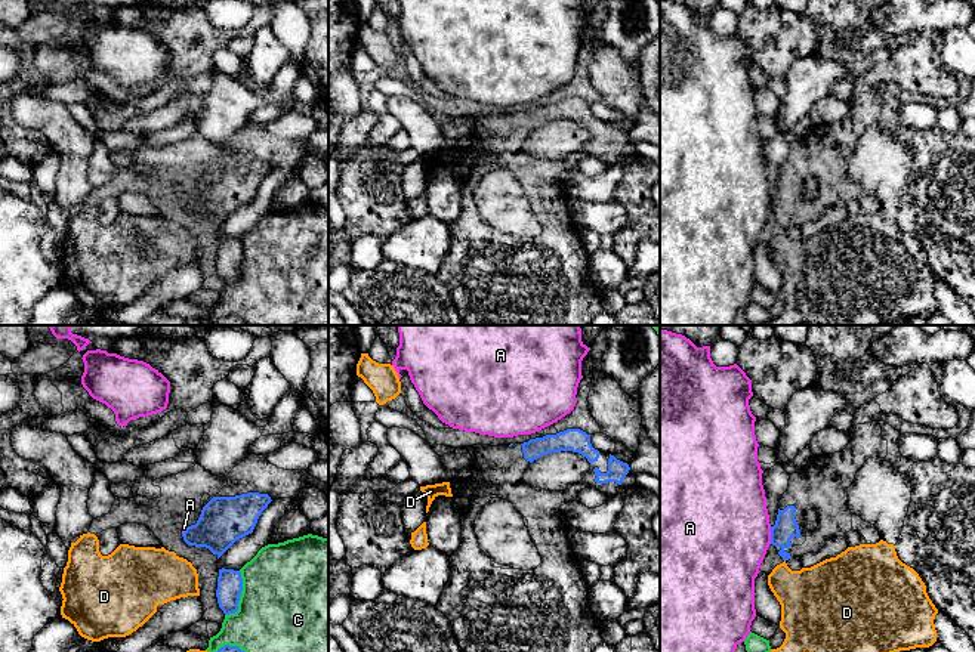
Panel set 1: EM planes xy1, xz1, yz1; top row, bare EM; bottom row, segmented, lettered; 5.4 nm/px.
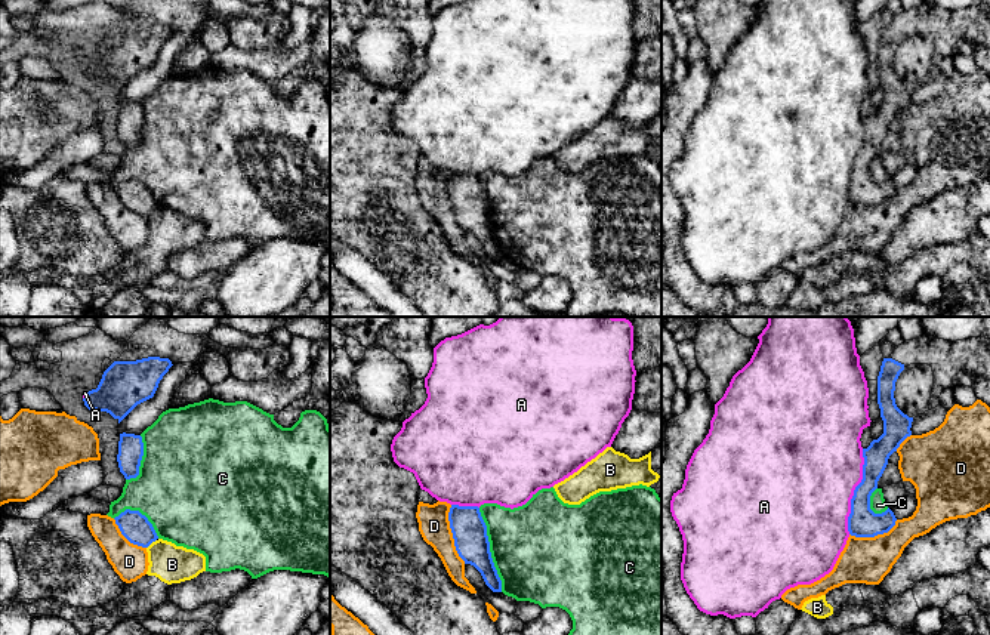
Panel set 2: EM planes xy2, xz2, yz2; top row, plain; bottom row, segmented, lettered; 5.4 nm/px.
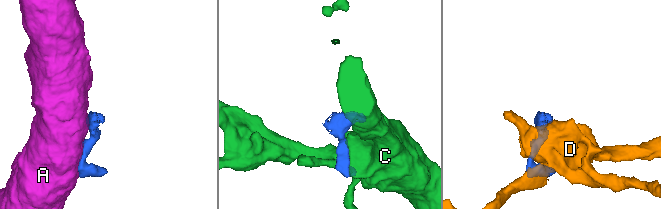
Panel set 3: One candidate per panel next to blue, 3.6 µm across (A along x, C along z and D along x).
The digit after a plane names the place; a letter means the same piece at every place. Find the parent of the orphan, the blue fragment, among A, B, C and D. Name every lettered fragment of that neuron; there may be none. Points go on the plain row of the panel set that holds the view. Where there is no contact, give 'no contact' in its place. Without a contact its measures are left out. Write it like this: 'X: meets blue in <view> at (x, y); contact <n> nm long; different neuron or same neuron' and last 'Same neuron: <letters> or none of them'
A: meets blue in yz2 at (854, 160); contact 480 nm long; different neuron
B: meets blue in xy2 at (151, 210); contact 80 nm long; different neuron
C: meets blue in xz2 at (489, 218); contact 480 nm long; different neuron
D: meets blue in xz2 at (453, 203); contact 340 nm long; different neuron
Same neuron: none of them

